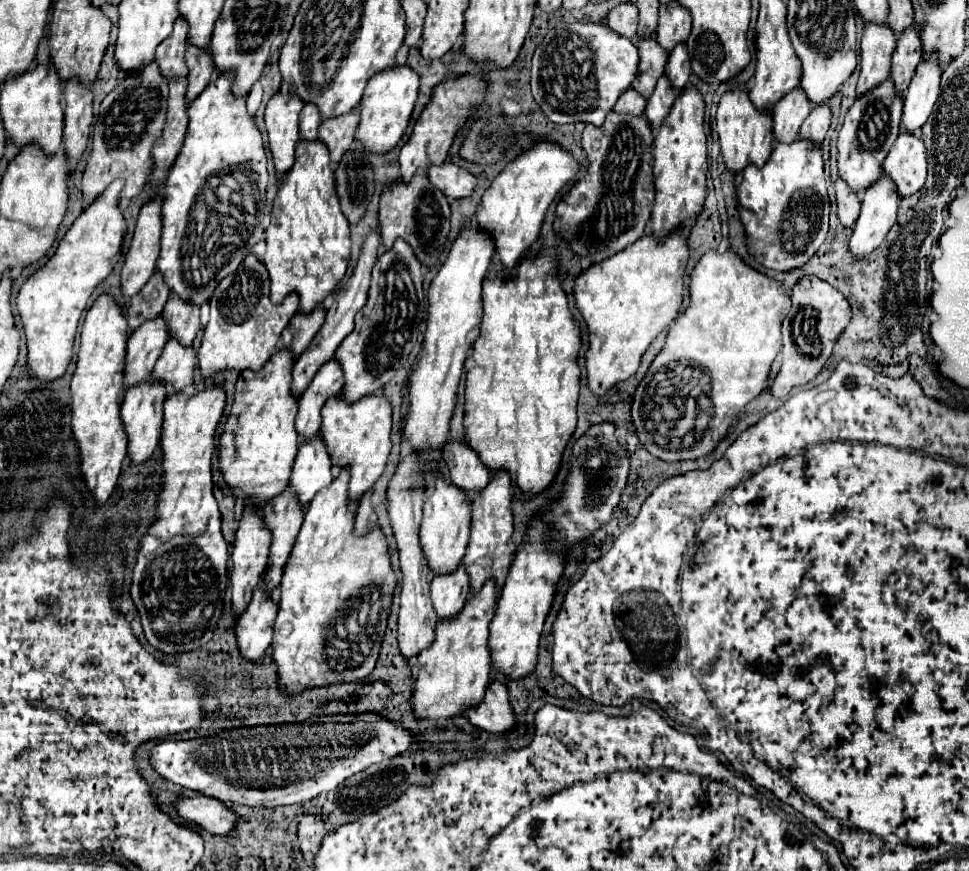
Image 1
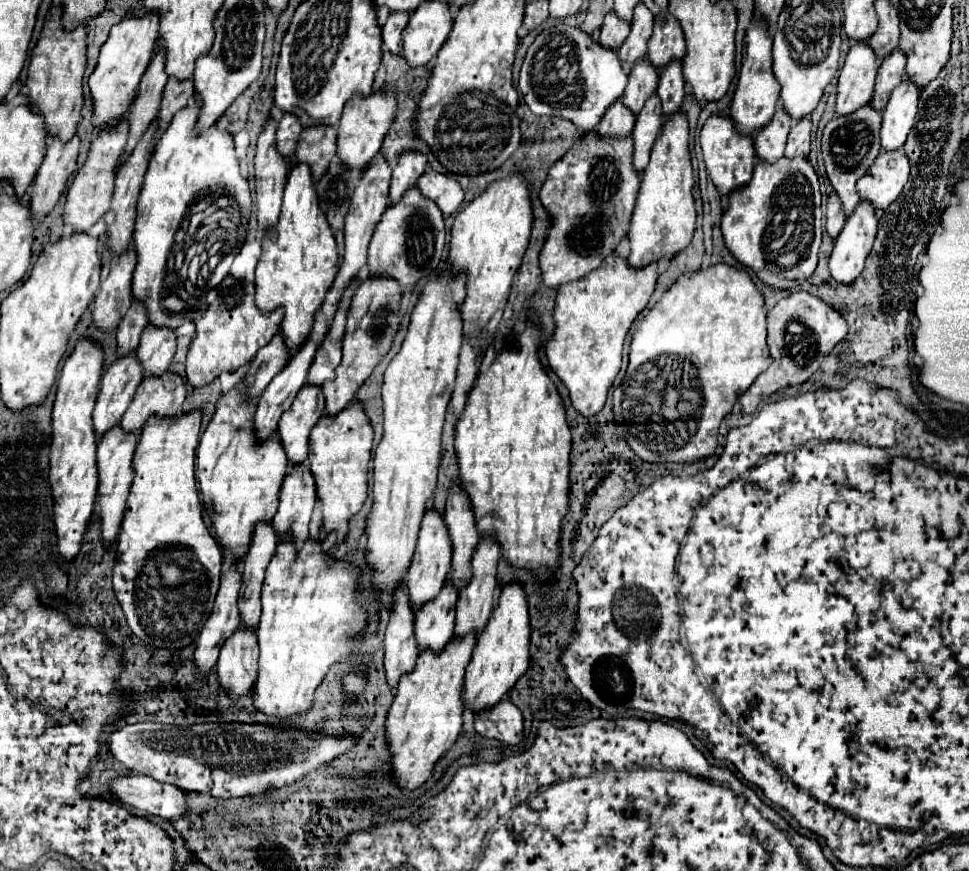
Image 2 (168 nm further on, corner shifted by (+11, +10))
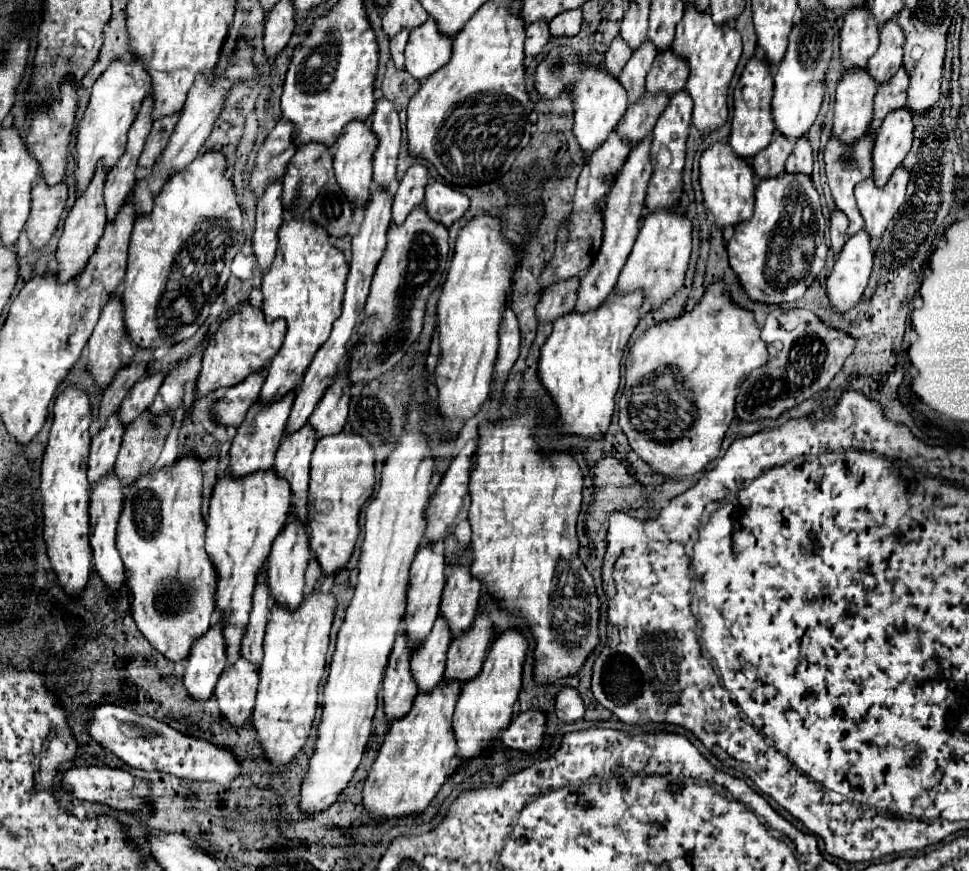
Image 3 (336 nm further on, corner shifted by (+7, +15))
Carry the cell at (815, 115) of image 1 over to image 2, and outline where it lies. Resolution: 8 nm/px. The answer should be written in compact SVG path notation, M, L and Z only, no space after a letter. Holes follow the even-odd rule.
M805 117L801 121L797 121L791 127L789 139L787 139L787 149L785 149L785 157L809 157L809 133L811 133L811 121Z

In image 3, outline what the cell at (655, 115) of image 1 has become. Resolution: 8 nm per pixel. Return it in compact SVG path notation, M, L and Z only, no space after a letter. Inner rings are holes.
M649 132L639 144L635 144L617 176L617 182L607 198L607 208L605 208L605 238L603 238L603 246L597 254L597 258L593 260L593 264L587 268L587 272L581 278L581 288L579 288L579 302L577 302L577 310L583 312L587 308L597 308L597 304L601 304L611 290L617 284L619 272L623 268L623 264L627 262L627 256L633 248L633 242L637 238L639 232L639 224L643 218L643 210L645 210L645 194L647 194L647 184L649 184L649 176L653 172L651 168L651 142L653 142L653 132Z

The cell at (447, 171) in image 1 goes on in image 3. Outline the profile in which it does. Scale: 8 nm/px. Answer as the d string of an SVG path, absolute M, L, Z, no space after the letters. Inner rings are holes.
M433 182L427 184L425 188L425 210L433 220L451 226L457 218L465 214L469 208L469 198L461 194L457 188L443 184L443 182Z

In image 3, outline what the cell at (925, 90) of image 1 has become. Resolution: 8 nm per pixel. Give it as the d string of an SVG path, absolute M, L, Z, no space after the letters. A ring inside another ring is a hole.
M907 106L889 112L877 130L873 148L873 178L877 186L883 186L893 170L903 162L913 142L913 114Z

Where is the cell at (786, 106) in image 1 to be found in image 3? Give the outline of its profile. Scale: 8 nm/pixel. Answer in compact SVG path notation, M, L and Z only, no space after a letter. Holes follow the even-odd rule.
M775 132L771 144L751 158L751 166L759 178L771 178L785 170L785 160L793 150L793 140Z

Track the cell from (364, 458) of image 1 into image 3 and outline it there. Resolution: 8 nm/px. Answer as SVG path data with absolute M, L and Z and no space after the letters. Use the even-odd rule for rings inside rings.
M343 430L333 436L323 436L311 456L309 482L309 528L311 550L315 552L325 574L343 568L355 548L359 536L359 510L373 494L375 486L375 456L371 444L353 430Z

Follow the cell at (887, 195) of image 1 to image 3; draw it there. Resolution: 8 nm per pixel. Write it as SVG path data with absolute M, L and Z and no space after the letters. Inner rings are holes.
M865 230L853 234L837 256L833 272L827 278L827 296L835 310L847 312L857 306L873 268L871 236Z

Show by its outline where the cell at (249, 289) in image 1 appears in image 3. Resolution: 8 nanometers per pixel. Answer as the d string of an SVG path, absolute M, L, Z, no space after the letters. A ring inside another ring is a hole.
M249 300L237 304L237 308L227 318L217 322L215 332L207 338L203 350L203 366L197 378L199 396L207 396L209 392L221 386L239 384L249 372L255 372L257 368L265 368L281 348L285 330L287 324L283 318L267 324L263 310L259 306L253 306Z

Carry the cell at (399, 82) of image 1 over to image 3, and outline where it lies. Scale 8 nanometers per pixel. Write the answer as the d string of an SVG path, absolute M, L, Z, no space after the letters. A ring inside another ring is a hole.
M351 120L337 140L337 148L333 154L335 178L337 178L339 186L343 188L343 192L349 196L349 200L357 200L359 206L363 206L369 198L375 150L377 150L377 136L371 130L371 124L367 120Z

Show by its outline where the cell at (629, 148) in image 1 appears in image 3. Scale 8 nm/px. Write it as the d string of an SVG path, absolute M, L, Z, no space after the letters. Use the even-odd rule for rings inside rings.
M569 278L569 280L559 280L549 288L545 288L537 304L537 318L541 322L547 322L547 320L553 322L557 316L571 312L577 304L579 284L581 284L579 278Z

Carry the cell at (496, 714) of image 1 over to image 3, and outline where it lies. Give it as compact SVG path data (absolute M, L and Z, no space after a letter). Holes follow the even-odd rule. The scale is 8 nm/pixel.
M537 710L519 712L511 722L509 728L501 730L501 742L515 750L533 752L541 746L545 734L545 714Z

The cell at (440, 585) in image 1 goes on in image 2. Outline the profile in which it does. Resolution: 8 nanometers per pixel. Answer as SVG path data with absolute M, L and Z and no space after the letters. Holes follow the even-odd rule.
M449 583L441 593L415 613L415 641L419 653L441 653L453 637L457 591Z

